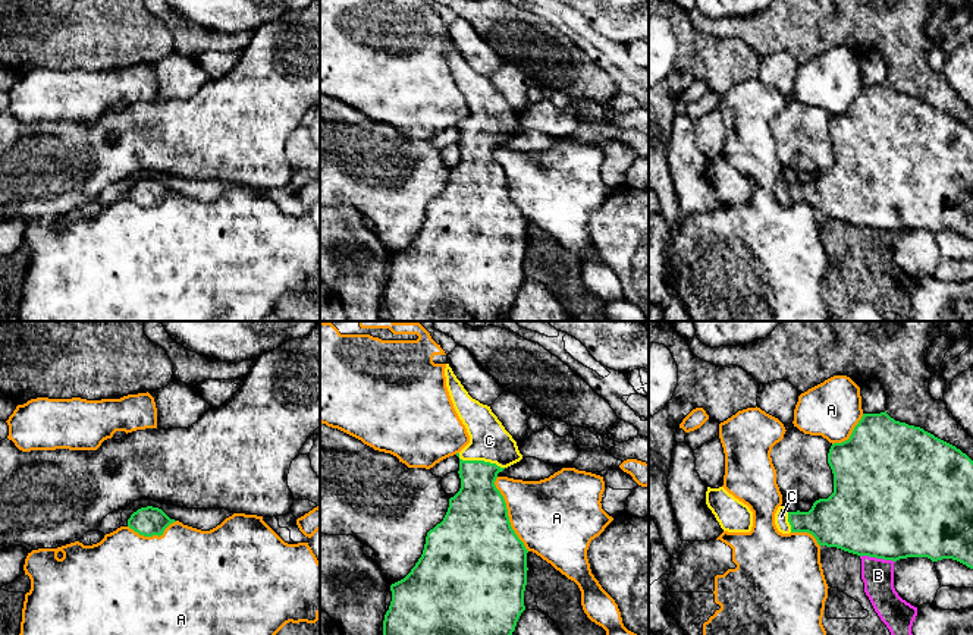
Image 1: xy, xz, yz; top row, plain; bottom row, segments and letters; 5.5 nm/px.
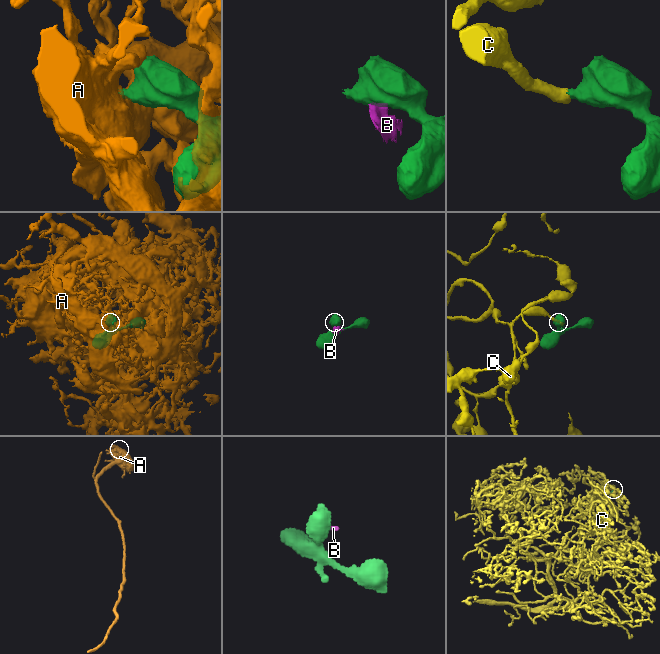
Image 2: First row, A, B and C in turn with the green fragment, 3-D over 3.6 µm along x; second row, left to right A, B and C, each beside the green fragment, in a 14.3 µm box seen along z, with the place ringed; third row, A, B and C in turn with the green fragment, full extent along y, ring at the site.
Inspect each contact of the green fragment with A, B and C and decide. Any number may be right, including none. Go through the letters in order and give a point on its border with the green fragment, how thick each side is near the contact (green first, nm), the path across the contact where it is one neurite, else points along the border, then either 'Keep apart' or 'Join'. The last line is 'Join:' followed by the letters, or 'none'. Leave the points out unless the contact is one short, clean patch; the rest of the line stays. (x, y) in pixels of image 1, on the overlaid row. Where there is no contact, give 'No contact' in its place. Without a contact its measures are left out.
A: Touches green at xz (507, 514). Thickness 460 nm (green) against 420 nm. Keep apart
B: Touches green at yz (878, 558). Thickness 500 nm (green) against 180 nm. Boundary: yz (860, 556), (875, 556), (894, 562). Keep apart
C: Touches green at xz (480, 461). Thickness 280 nm (green) against 220 nm. Path across: xz (479, 506), (480, 461), (489, 452), (489, 440). Join
Join: C

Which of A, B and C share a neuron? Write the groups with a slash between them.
A / B / C

